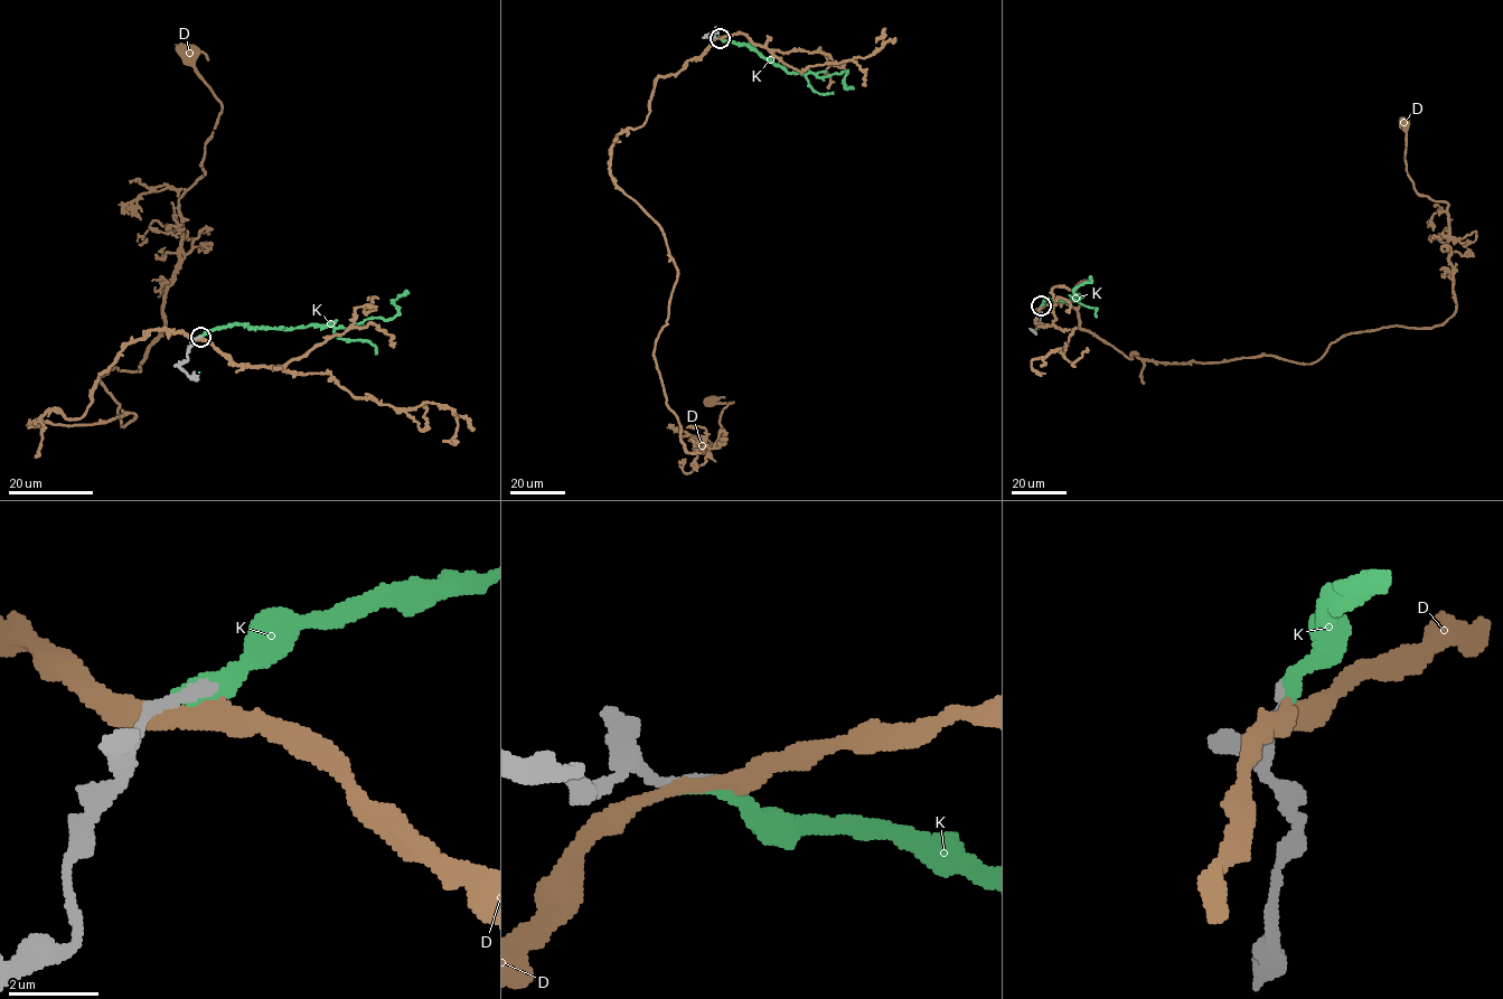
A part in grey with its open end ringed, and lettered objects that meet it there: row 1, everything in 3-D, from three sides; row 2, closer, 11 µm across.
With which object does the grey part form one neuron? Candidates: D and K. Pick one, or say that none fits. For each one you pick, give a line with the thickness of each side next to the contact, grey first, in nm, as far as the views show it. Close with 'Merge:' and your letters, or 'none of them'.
Merge: none of them

